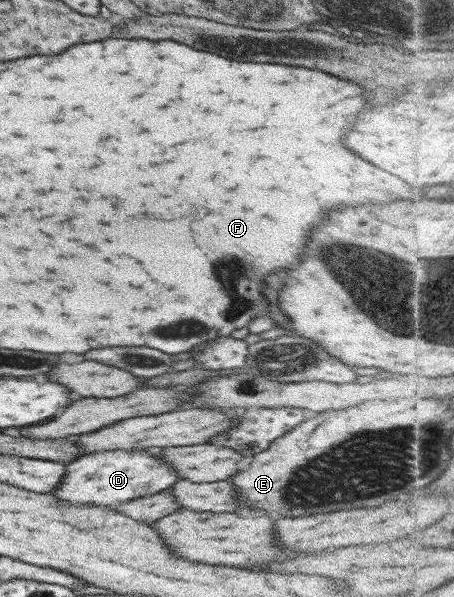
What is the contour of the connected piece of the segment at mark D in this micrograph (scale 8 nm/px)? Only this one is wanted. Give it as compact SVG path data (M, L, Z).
M138 449L102 450L78 457L75 461L66 463L66 475L58 483L56 490L49 493L52 496L68 497L68 504L86 504L90 506L112 507L118 501L130 501L147 495L166 492L168 487L179 480L174 468L164 461L159 461L156 450Z

